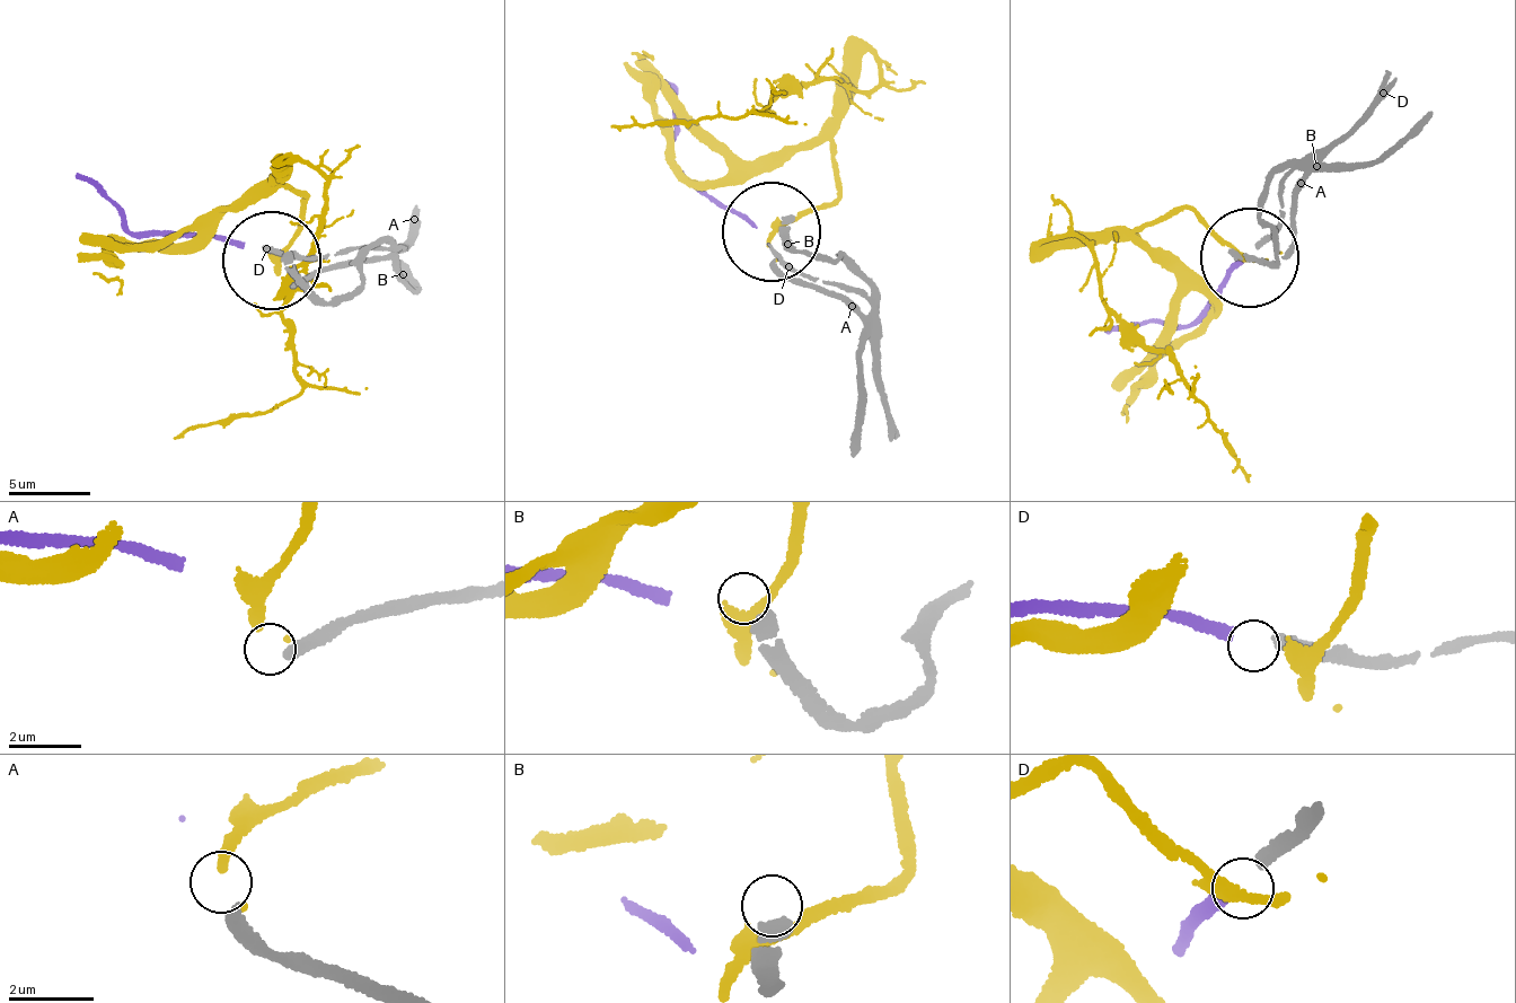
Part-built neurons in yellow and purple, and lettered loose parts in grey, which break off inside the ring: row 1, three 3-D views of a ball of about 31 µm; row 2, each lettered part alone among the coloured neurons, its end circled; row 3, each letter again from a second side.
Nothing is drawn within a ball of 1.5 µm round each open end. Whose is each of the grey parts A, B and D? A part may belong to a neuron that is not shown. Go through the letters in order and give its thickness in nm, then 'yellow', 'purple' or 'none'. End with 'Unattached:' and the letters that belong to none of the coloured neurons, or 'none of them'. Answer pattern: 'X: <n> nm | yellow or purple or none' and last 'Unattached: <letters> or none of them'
A: 320 nm | none
B: 280 nm | none
D: 240 nm | none
Unattached: A, B, D

